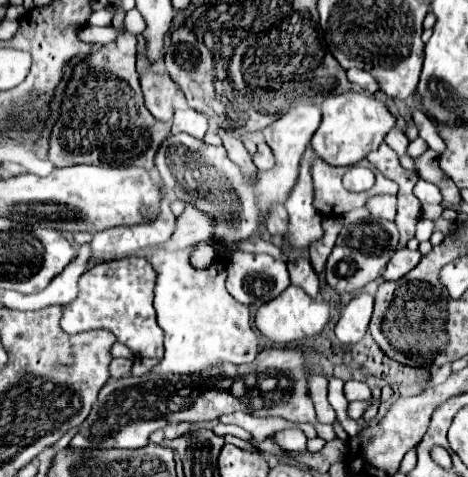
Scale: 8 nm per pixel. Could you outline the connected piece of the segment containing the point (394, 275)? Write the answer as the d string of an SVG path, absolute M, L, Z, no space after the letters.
M398 249L398 253L394 253L394 257L390 259L390 265L386 265L382 277L388 281L396 281L400 277L404 277L410 269L414 269L420 261L420 251L412 251L412 249Z

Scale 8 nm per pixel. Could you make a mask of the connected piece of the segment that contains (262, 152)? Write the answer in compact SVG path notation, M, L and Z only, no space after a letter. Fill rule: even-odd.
M260 141L258 143L258 151L256 151L256 155L254 155L254 165L260 169L260 171L268 171L268 169L272 169L274 167L274 155L272 155L272 151L270 151L270 147L264 143L264 141Z

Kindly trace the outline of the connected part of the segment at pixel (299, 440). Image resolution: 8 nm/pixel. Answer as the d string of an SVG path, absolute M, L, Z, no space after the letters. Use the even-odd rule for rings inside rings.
M286 429L286 431L274 433L272 437L274 437L274 441L278 445L282 445L288 451L298 451L298 453L304 453L306 451L306 437L298 429Z

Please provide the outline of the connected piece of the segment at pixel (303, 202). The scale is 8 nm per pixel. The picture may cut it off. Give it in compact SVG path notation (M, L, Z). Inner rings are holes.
M307 147L301 159L298 181L284 203L288 211L288 241L292 243L292 247L300 249L308 249L324 233L322 215L314 209L312 197L313 159L314 152Z

